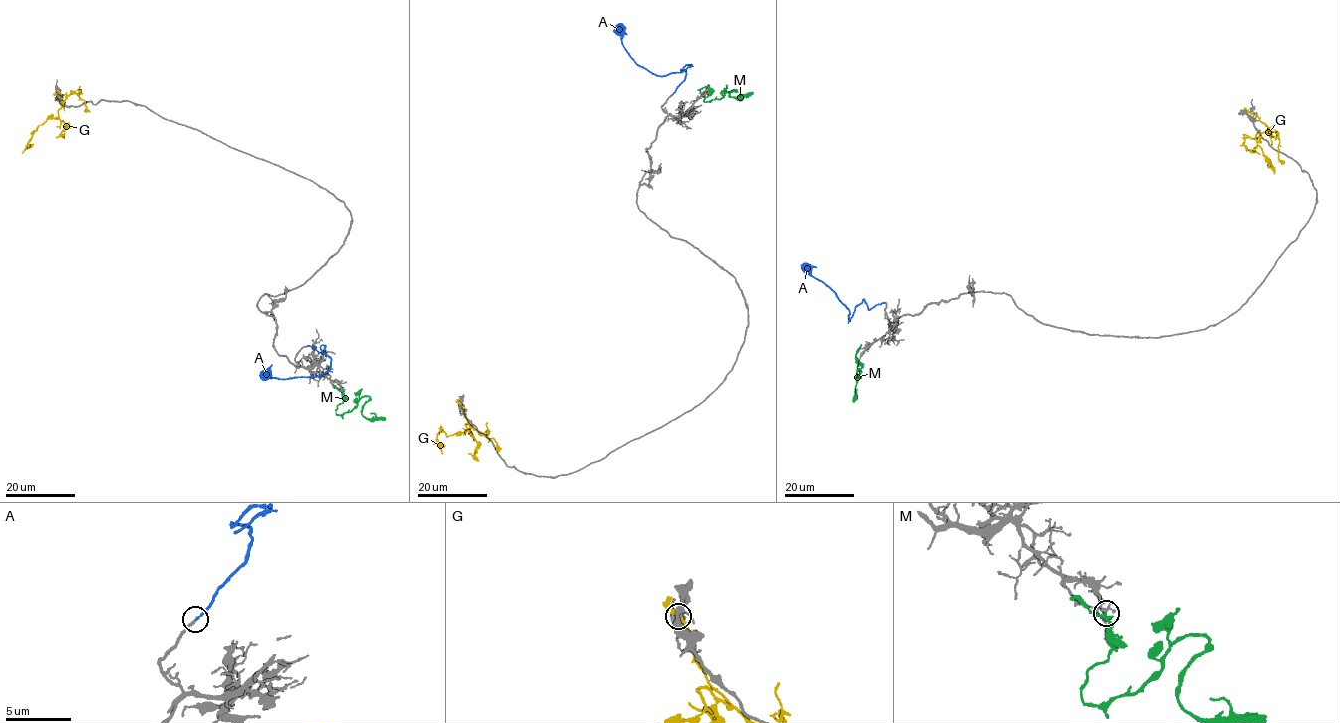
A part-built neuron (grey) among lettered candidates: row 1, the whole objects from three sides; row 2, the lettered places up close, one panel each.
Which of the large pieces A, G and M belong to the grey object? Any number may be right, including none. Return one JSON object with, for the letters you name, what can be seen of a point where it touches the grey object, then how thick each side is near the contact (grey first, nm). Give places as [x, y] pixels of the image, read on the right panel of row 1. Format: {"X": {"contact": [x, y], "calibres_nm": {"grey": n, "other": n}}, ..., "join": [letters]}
{"A": {"contact": [883, 302], "calibres_nm": {"grey": 200, "other": 180}}, "join": ["A"]}

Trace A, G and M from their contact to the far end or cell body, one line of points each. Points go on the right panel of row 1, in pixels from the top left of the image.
A: (883, 303), (870, 309), (864, 300), (849, 320), (848, 309), (837, 295), (811, 275), (811, 268), (816, 267)
G: (1248, 111), (1269, 129), (1256, 134), (1257, 141), (1259, 137), (1244, 138), (1244, 146), (1259, 154)
M: (858, 352), (858, 377), (861, 373), (853, 400)

